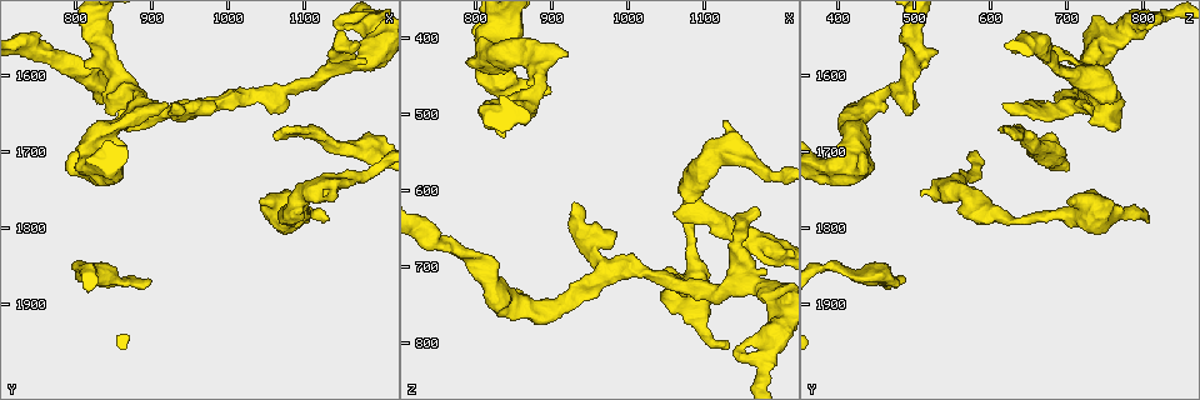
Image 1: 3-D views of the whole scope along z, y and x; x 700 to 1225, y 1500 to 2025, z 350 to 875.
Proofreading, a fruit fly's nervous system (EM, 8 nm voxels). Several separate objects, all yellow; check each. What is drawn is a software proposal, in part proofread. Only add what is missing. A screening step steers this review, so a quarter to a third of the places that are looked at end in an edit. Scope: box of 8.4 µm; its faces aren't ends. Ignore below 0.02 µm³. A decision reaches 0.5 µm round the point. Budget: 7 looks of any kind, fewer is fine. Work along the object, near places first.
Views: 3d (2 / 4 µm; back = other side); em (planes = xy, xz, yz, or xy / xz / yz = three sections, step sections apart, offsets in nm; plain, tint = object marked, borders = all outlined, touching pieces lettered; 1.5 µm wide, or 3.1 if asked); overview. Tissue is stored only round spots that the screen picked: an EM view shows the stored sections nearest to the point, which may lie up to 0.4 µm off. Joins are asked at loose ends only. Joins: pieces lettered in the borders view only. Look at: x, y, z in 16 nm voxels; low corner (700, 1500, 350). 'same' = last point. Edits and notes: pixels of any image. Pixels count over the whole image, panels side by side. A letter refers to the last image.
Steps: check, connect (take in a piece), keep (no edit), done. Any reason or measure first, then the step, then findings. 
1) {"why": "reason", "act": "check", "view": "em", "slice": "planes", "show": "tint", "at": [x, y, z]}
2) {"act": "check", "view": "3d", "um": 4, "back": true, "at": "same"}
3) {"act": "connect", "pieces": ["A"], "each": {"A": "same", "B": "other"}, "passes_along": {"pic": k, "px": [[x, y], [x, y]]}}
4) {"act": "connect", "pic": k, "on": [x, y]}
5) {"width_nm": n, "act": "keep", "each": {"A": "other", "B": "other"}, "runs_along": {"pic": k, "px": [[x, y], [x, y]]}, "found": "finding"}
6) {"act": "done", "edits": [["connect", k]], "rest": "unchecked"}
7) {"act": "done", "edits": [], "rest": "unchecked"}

{"why": "thick end", "act": "check", "view": "em", "slice": "planes", "show": "tint", "at": [1125, 1760, 510]}

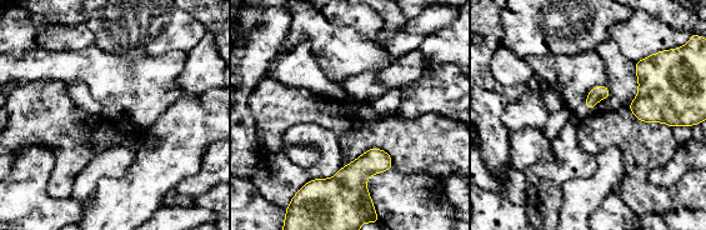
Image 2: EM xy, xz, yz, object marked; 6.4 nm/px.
{"why": "see the neighbours", "act": "check", "view": "em", "slice": "planes", "show": "borders", "at": "same"}

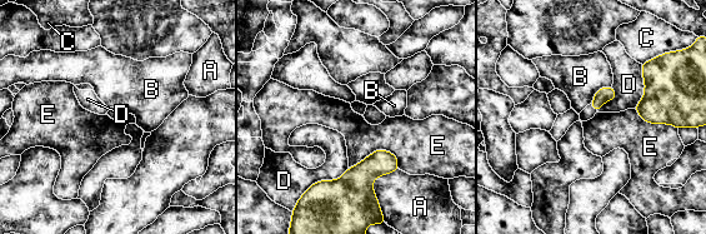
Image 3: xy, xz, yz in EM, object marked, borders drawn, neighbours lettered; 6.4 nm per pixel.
{"act": "keep", "each": {"A": "other", "B": "other", "C": "other", "D": "other", "E": "other"}, "border": {"pic": 3, "px": [[399, 164], [376, 149], [349, 168]]}, "found": "no lettered piece goes on from it"}

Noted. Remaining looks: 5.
{"why": "an open end", "act": "check", "view": "em", "slice": "planes", "show": "borders", "at": [1135, 1790, 805]}

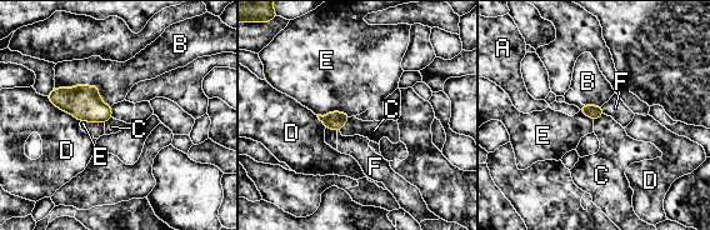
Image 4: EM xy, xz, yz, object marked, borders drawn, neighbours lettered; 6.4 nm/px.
{"longest_contact_nm": ["B", 380], "act": "connect", "pieces": ["F"], "each": {"A": "other", "B": "other", "C": "other", "D": "other", "E": "other", "F": "same"}, "found": "it goes on there"}

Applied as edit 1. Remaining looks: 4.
{"why": "see it whole again", "act": "check", "view": "overview"}

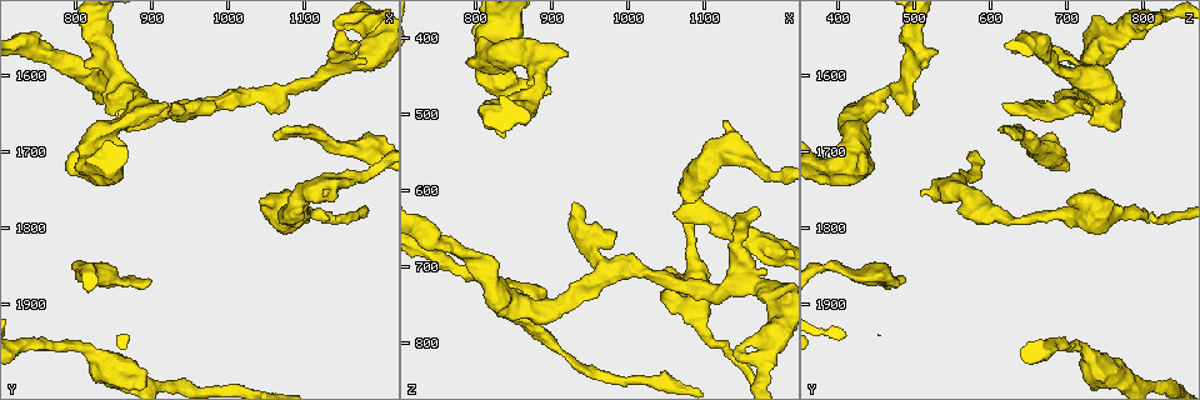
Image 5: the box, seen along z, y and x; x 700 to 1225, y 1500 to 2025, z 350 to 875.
{"act": "check", "view": "3d", "um": 4, "at": [925, 1635, 425]}

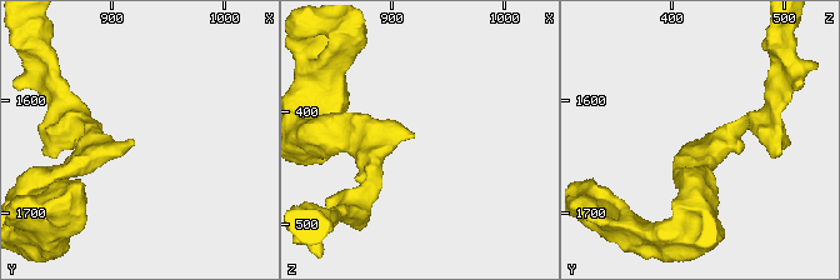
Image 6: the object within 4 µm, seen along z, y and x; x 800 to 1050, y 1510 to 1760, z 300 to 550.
{"why": "now the EM", "act": "check", "view": "em", "slice": "planes", "show": "borders", "at": [920, 1636, 420]}

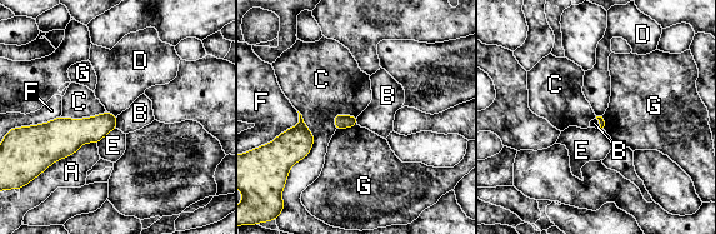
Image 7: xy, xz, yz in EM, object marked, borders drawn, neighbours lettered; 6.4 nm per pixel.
{"act": "keep", "each": {"A": "other", "B": "other", "C": "other", "D": "other", "E": "other", "F": "other", "G": "other"}, "border": {"pic": 7, "px": [[298, 110], [313, 147], [288, 172]]}, "found": "no lettered piece goes on from it"}

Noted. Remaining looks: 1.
{"act": "done", "edits": [["connect", 4]], "rest": "unchecked"}

